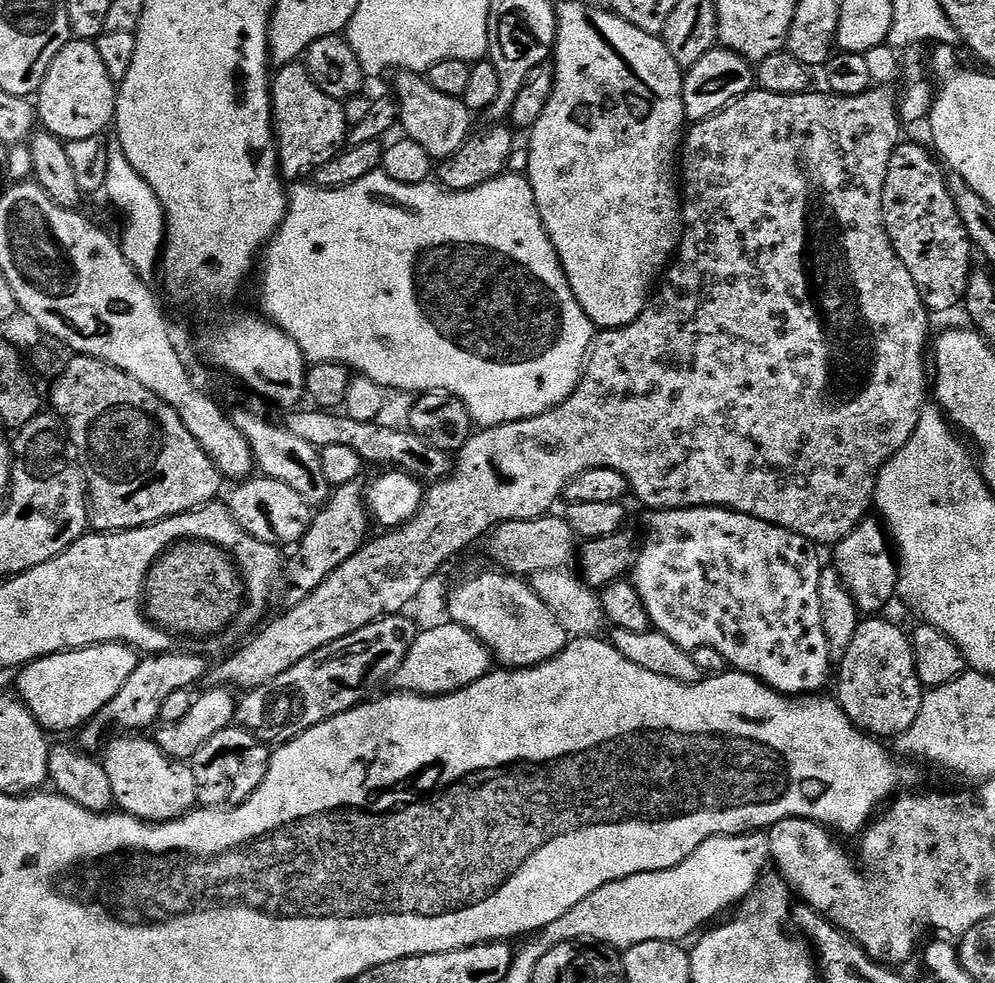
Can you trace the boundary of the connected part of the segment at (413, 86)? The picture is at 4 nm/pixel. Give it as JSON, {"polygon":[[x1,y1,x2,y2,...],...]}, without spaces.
{"polygon":[[401,71,396,80,394,99,400,109,399,127,404,127,403,135,413,140,433,161,445,160,462,142,466,142,473,131,472,116,469,105,463,99,447,96,439,90,434,90,430,82,415,72]]}

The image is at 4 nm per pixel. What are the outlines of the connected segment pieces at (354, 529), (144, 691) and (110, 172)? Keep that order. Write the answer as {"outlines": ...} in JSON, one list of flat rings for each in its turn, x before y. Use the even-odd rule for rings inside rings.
{"outlines":[[[356,482,339,485,304,528,303,535,298,540,300,549,288,568,289,578,300,587,300,590,315,588,337,565,346,557,352,556,366,542,370,516,362,503,362,488,358,485]],[[192,650,157,652,137,659,134,670,130,670,126,682,122,682,122,688,114,694,114,698,106,702,104,708,94,717,94,722,83,729,85,742,94,743,100,736,100,728,104,727,116,728,112,730,148,730,144,729,148,727,151,729,157,723,156,715,160,712,160,703,171,692,190,687,192,682,199,678,203,668,203,662]],[[112,134,106,140,106,182,104,183,103,195,108,196,108,200,120,211,120,216,124,219,124,229,118,235,118,243,126,262,135,272,143,273,144,264,152,264,156,260,156,255,161,255,162,245,166,240,166,217,163,208,160,207,158,198,154,194,152,187,146,183,130,166,130,158,122,150,122,142,116,135]]]}

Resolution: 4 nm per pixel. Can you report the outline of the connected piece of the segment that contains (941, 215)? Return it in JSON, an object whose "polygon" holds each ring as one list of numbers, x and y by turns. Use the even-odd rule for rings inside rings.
{"polygon":[[901,142,892,151,884,170,884,185,880,188,880,219,893,250,910,272,925,305,935,310,946,307,955,296,957,299,974,249,956,213,946,178,940,174,941,165,925,148]]}

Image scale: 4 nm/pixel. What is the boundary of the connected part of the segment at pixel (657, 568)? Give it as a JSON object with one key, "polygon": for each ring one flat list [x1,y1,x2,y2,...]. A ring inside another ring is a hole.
{"polygon":[[705,506,702,508,662,508,659,510,652,510,647,513,648,521,644,524,644,541,639,541,638,551,634,556,634,563,630,568,630,579,633,587,636,588,638,598,642,602,642,606,646,608,646,614,648,615,648,623,653,629,662,634,666,634,666,638,670,638,670,642,674,642,680,648,687,648,689,650,696,647,712,648,713,651,720,655,724,659,725,665,731,666,735,671,744,672,748,676,754,677,755,680,761,680,761,682,772,688,776,692,783,692,785,694,814,694,820,690,820,687,824,684,824,656,818,649,812,645,812,636,808,633,808,624,804,621,804,611,808,608,808,592,804,589,804,547,806,547,806,541,803,536,797,534,797,532,791,532,786,530,782,526,777,524,771,524,770,522,762,522,758,518,754,518,750,514,742,514,741,512,733,512,731,508,717,508,715,506]]}

